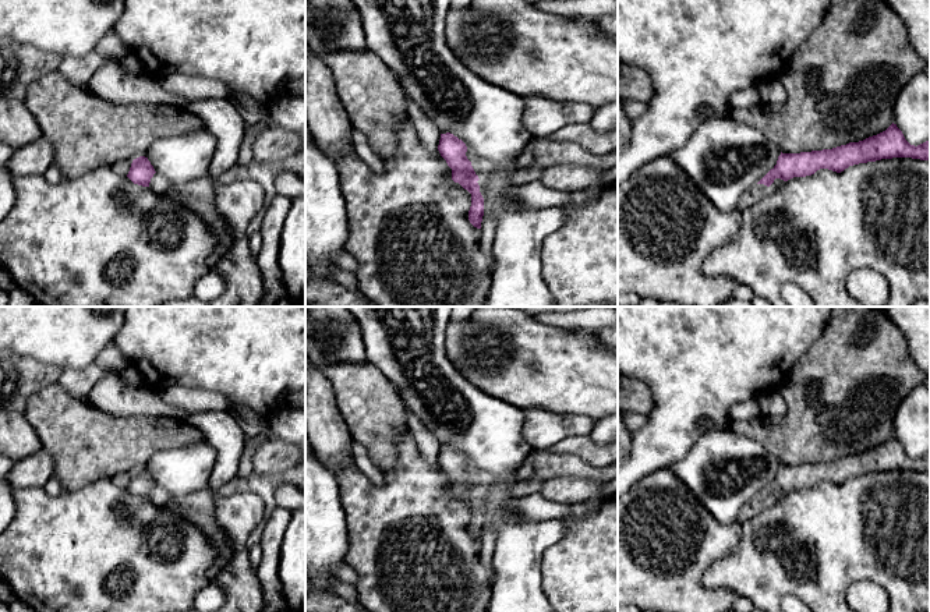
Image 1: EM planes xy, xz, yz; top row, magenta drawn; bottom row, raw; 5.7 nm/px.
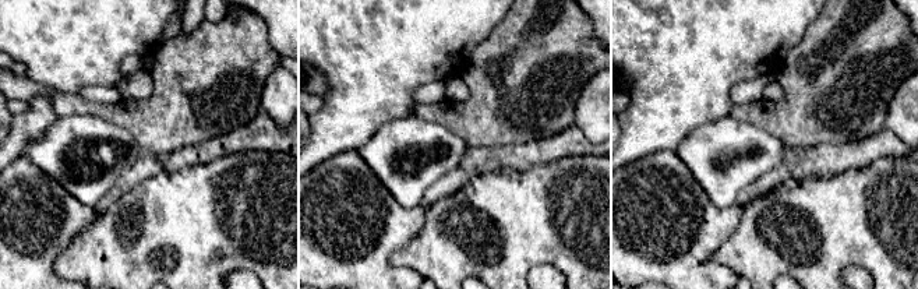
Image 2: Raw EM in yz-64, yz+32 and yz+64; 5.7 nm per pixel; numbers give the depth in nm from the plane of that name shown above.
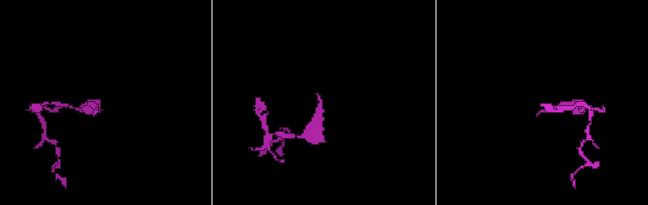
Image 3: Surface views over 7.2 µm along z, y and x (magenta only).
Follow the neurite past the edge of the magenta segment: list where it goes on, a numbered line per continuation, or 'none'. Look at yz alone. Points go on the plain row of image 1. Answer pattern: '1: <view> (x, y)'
1: yz (756, 505)

